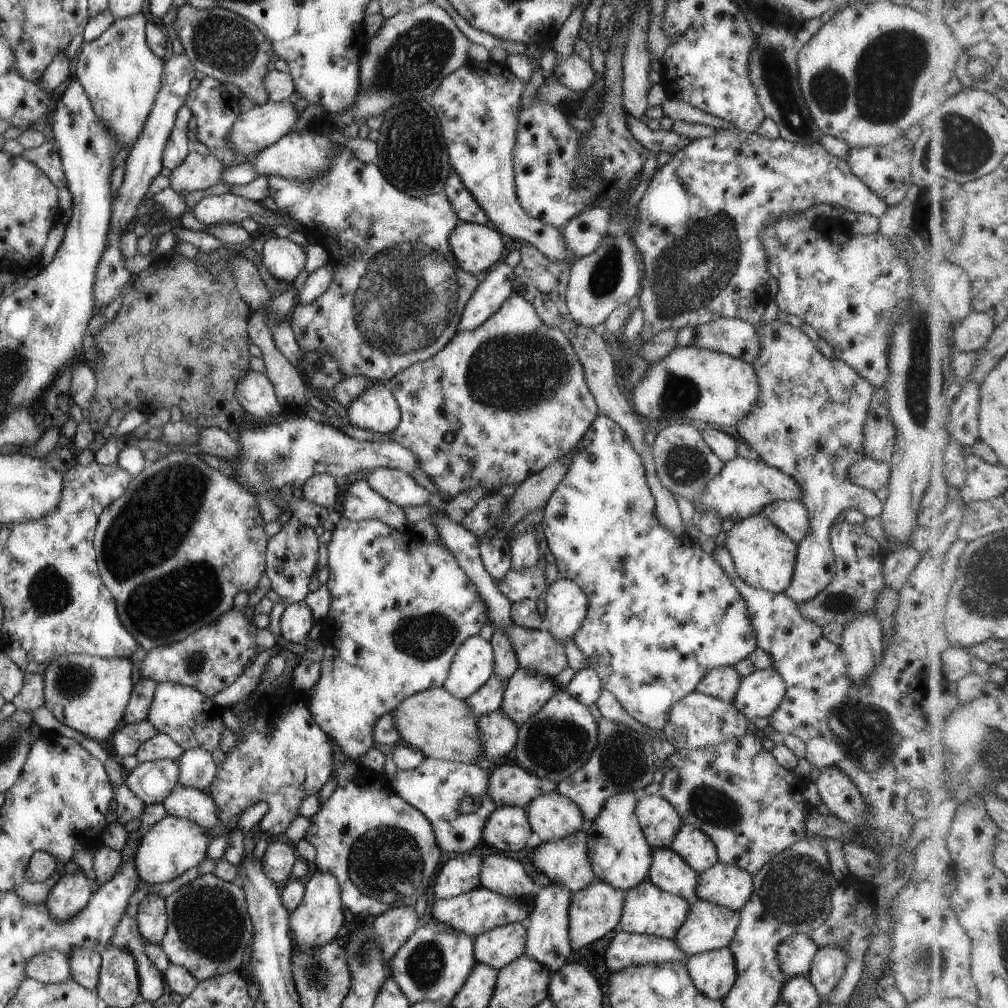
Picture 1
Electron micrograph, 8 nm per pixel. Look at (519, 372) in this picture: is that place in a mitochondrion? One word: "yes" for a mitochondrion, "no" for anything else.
yes

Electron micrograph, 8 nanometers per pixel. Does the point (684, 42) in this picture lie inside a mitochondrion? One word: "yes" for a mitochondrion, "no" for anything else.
no

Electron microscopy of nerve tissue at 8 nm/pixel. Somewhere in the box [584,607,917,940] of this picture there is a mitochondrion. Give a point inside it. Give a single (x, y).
(794, 891)

